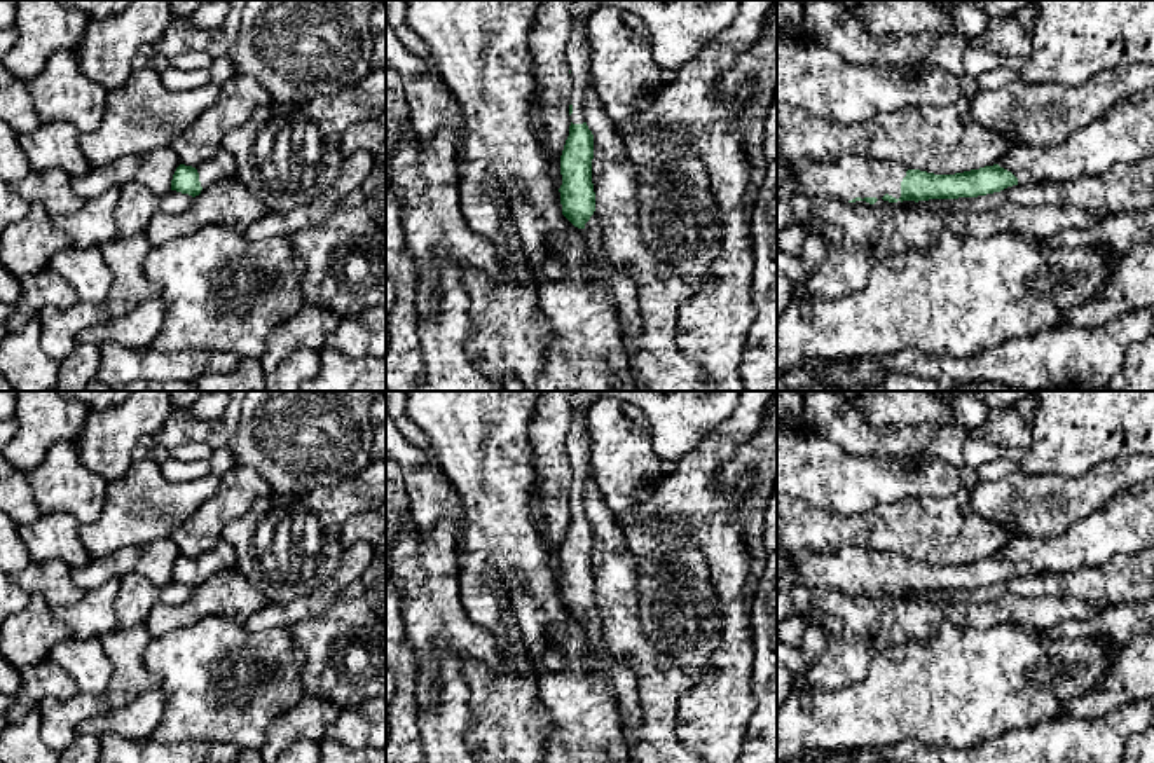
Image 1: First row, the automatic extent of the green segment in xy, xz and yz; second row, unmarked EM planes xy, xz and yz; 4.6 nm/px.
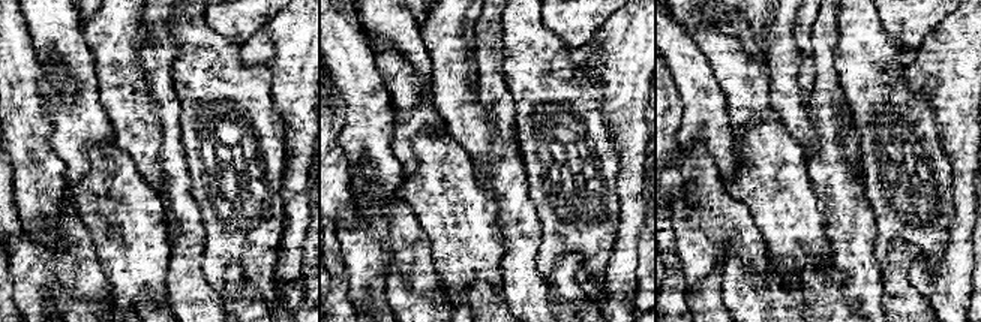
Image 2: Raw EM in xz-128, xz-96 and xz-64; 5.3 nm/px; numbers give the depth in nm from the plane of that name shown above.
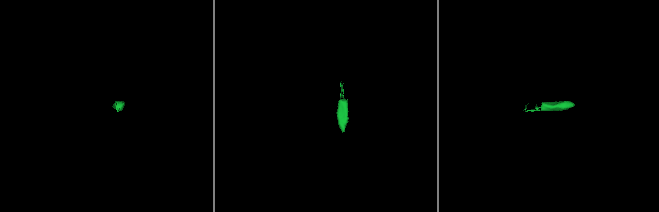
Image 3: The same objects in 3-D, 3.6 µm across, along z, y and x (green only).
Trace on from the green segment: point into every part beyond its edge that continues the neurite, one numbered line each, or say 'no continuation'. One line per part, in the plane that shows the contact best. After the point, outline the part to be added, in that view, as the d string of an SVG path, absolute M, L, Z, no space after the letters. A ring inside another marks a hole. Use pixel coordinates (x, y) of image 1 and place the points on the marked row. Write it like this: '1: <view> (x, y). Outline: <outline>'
1: xy (220, 164). Outline: M220 148L206 162L196 166L203 190L216 183L218 180L236 175L234 157Z
2: yz (849, 177). Outline: M852 154L831 162L812 159L779 159L777 162L791 171L789 178L777 180L777 201L793 192L803 192L808 197L829 196L841 201L882 199L885 194L899 199L901 182L908 171L896 162Z

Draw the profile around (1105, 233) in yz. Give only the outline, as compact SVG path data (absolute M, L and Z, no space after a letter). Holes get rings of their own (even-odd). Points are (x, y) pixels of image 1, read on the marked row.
M1137 210L1102 218L1088 229L1067 229L1051 241L1072 250L1105 246L1114 257L1121 257L1152 236L1154 210Z

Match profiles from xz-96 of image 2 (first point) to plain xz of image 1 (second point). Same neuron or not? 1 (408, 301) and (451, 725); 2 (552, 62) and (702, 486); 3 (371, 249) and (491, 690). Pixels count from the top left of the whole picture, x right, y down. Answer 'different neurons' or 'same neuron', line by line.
1: different neurons
2: different neurons
3: different neurons

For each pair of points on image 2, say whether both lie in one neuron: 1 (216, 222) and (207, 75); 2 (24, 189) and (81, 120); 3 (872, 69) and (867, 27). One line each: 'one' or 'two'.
1: one
2: two
3: one

